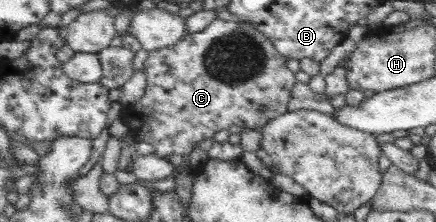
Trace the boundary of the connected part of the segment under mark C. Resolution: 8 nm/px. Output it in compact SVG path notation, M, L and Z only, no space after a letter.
M216 18L210 25L206 25L202 31L188 34L178 45L172 45L172 47L149 53L143 67L148 80L146 93L138 103L134 103L132 111L128 109L128 115L122 115L122 117L126 119L126 123L130 123L132 129L139 131L139 141L150 143L154 147L154 153L156 153L156 155L166 159L168 159L170 155L186 155L192 151L195 143L202 141L202 139L210 139L216 131L222 131L222 129L227 130L231 125L235 125L239 128L260 129L266 121L272 120L274 117L287 112L290 90L297 81L293 73L286 68L285 61L286 59L280 56L280 53L276 52L272 43L264 37L264 35L260 34L257 29L254 29L253 26L250 26L246 22L233 23L232 21L221 21Z

